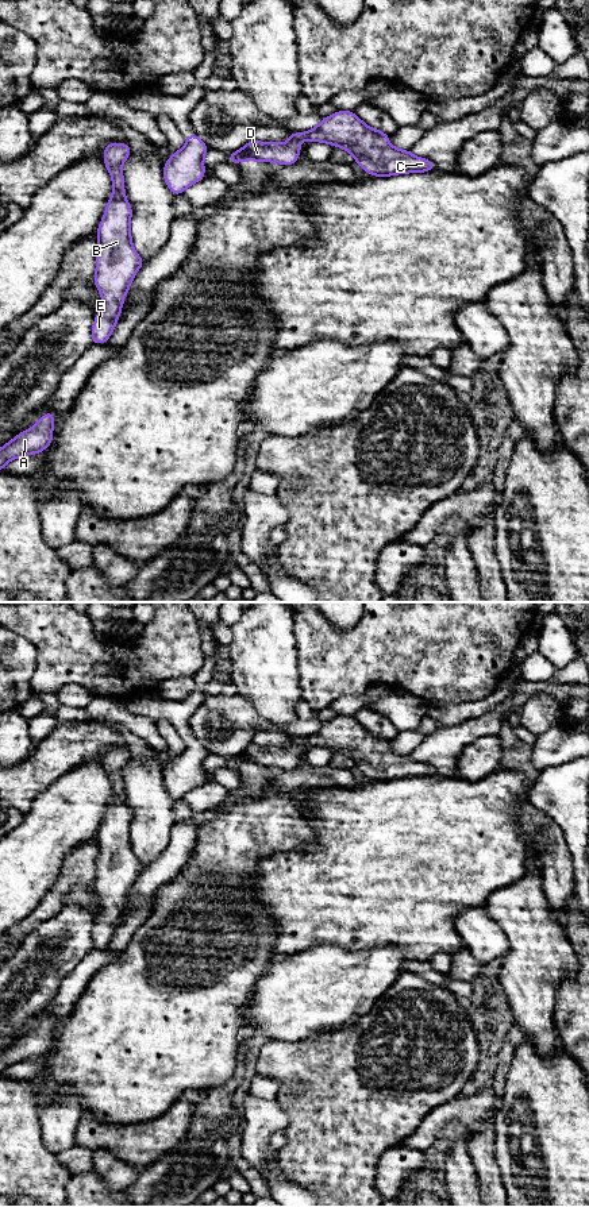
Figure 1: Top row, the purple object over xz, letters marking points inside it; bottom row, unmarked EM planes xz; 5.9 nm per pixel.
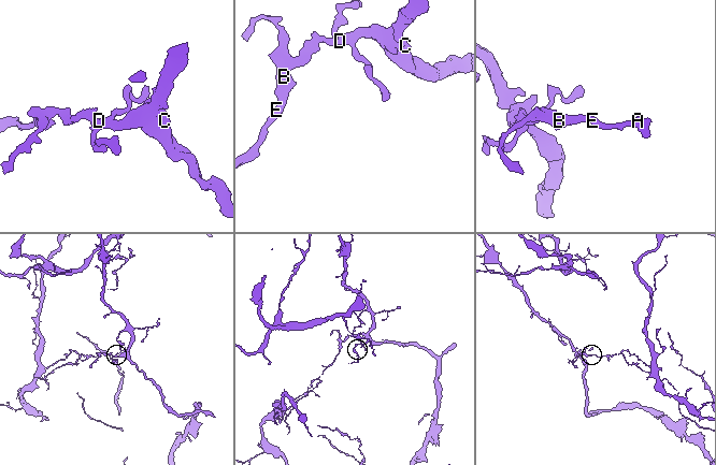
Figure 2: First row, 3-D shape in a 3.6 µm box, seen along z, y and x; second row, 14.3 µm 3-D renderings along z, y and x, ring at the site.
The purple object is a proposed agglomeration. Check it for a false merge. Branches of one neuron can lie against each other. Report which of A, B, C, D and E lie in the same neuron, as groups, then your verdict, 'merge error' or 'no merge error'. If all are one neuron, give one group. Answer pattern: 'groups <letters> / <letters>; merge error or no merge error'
groups A B E / C D; merge error

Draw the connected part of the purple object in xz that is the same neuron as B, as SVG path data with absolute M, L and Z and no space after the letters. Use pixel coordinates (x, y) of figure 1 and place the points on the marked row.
M108 143L103 161L111 174L113 192L97 228L99 251L93 282L103 302L92 324L92 344L103 344L113 332L132 278L145 265L132 247L130 221L132 208L126 198L123 162L131 155L128 143Z

